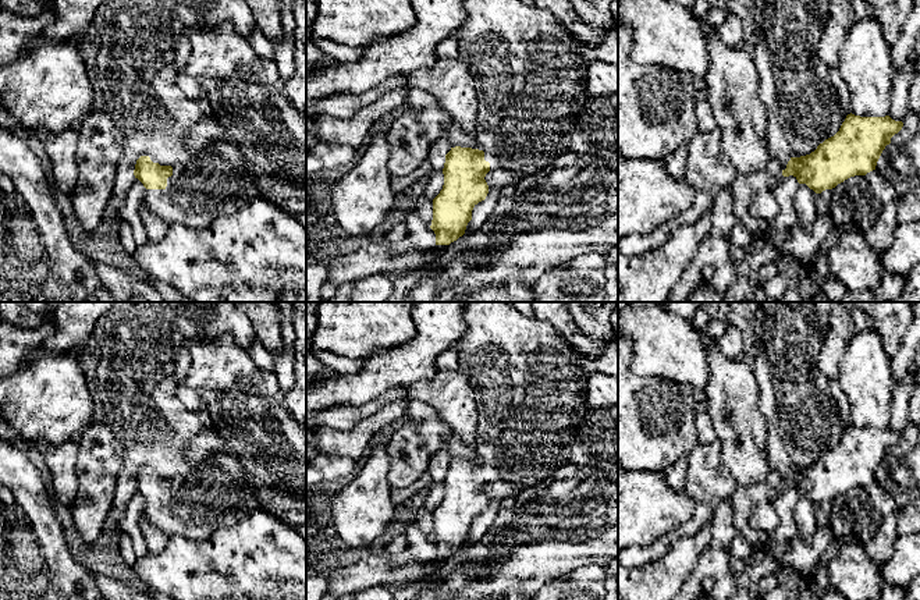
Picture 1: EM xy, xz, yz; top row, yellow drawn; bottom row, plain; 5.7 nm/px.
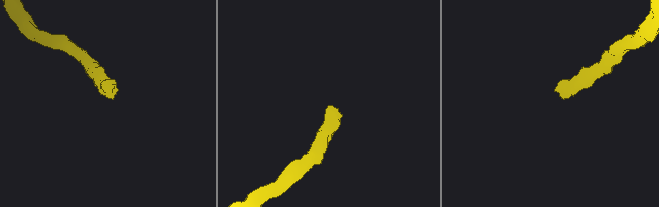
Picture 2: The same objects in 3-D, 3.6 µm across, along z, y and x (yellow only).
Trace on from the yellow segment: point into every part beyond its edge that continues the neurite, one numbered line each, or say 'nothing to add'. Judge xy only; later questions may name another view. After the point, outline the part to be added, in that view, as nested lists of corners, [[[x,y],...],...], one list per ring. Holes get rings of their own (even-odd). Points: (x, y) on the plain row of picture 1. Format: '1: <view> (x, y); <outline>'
1: xy (213, 492); [[[212,452],[193,458],[182,475],[173,477],[164,501],[145,501],[146,519],[168,537],[181,535],[192,540],[205,540],[219,528],[230,526],[246,518],[263,503],[248,483],[246,465],[232,452]]]

